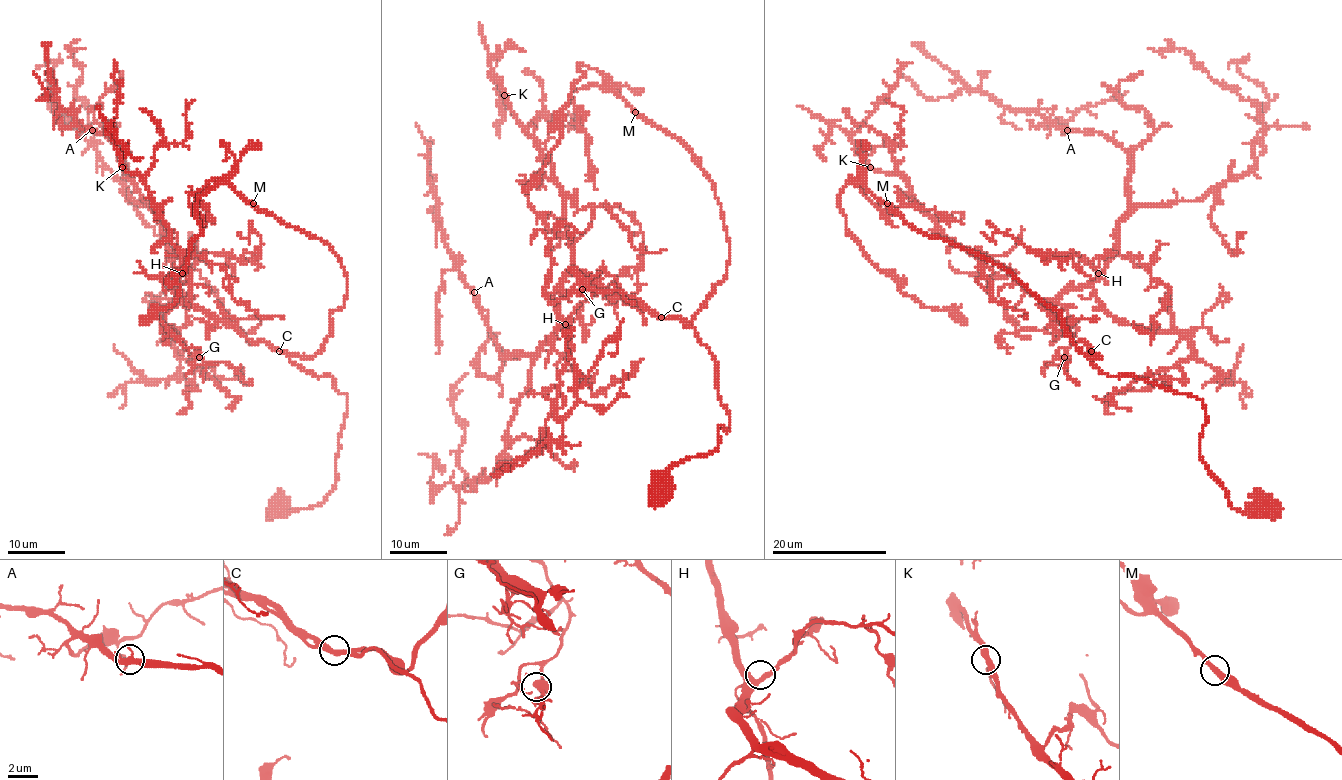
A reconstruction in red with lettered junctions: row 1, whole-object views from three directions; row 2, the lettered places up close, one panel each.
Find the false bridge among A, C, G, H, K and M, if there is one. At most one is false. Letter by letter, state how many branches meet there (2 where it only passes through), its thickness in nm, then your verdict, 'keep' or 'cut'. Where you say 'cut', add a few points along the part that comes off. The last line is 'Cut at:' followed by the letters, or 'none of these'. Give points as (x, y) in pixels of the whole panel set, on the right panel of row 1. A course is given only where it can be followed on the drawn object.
A: 2 branches meet; 360 nm thick; keep
C: 2 branches meet; 400 nm thick; keep
G: 2 branches meet; 420 nm thick; keep
H: 2 branches meet; 400 nm thick; keep
K: 2 branches meet; 400 nm thick; keep
M: 2 branches meet; 400 nm thick; keep
Cut at: none of these

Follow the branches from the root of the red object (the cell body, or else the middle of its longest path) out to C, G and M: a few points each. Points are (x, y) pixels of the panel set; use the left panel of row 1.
C: (277, 506), (280, 512), (317, 506), (333, 488), (346, 411), (346, 396), (329, 376), (303, 371), (279, 351)
G: (277, 506), (317, 506), (333, 488), (346, 396), (329, 376), (178, 304), (165, 322), (199, 357)
M: (277, 506), (317, 506), (336, 482), (346, 396), (289, 357), (320, 350), (346, 275), (323, 240), (253, 203)

